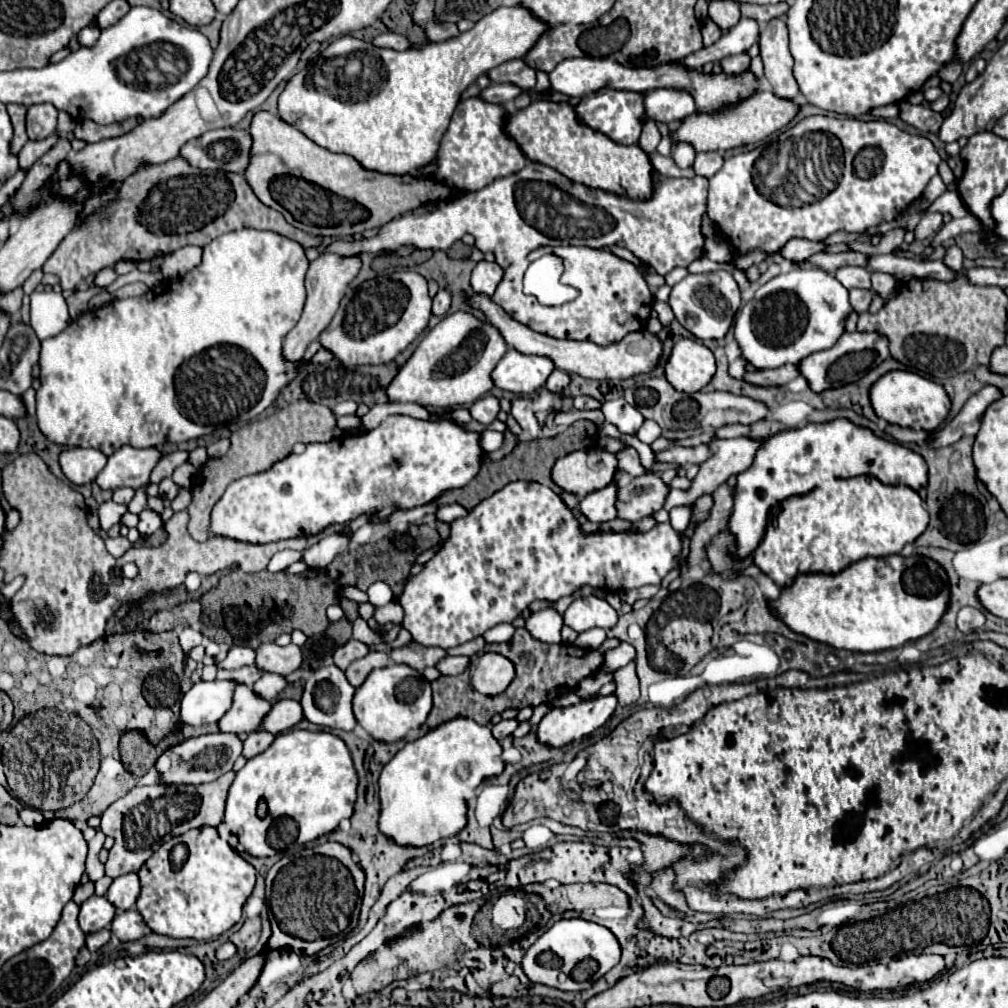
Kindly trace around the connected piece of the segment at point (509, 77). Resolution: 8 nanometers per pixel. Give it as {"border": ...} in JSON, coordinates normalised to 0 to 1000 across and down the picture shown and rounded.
{"border":[[[517,59],[501,61],[491,68],[485,68],[483,76],[489,82],[511,82],[521,88],[531,88],[531,70],[523,66]]]}

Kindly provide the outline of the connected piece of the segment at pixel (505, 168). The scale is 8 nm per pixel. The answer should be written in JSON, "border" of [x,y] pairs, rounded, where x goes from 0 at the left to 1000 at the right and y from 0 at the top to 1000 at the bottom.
{"border":[[[477,96],[455,100],[447,116],[447,124],[438,138],[438,148],[434,150],[436,168],[432,170],[432,176],[441,178],[455,189],[473,189],[489,182],[491,178],[517,170],[523,162],[523,156],[513,140],[501,130],[503,116],[505,112],[499,104],[483,102]]]}

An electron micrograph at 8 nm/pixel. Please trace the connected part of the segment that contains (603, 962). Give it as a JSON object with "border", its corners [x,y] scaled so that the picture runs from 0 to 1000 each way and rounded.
{"border":[[[557,912],[525,939],[525,943],[519,949],[519,963],[527,971],[527,975],[539,975],[557,983],[576,983],[572,979],[574,975],[566,971],[566,963],[578,951],[590,951],[594,955],[592,969],[598,969],[614,955],[616,938],[612,930],[598,918],[580,912]]]}

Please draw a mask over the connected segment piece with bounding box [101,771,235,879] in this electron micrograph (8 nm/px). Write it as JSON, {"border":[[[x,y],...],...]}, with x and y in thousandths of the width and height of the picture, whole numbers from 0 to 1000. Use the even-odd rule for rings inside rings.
{"border":[[[227,765],[223,771],[217,771],[203,779],[182,779],[160,783],[160,779],[134,781],[124,791],[116,793],[108,803],[100,809],[100,824],[114,832],[114,838],[108,844],[108,852],[104,856],[104,868],[110,872],[136,866],[140,858],[152,848],[154,836],[162,838],[164,832],[184,826],[193,820],[209,818],[215,820],[221,814],[225,785],[231,777],[233,765]]]}

